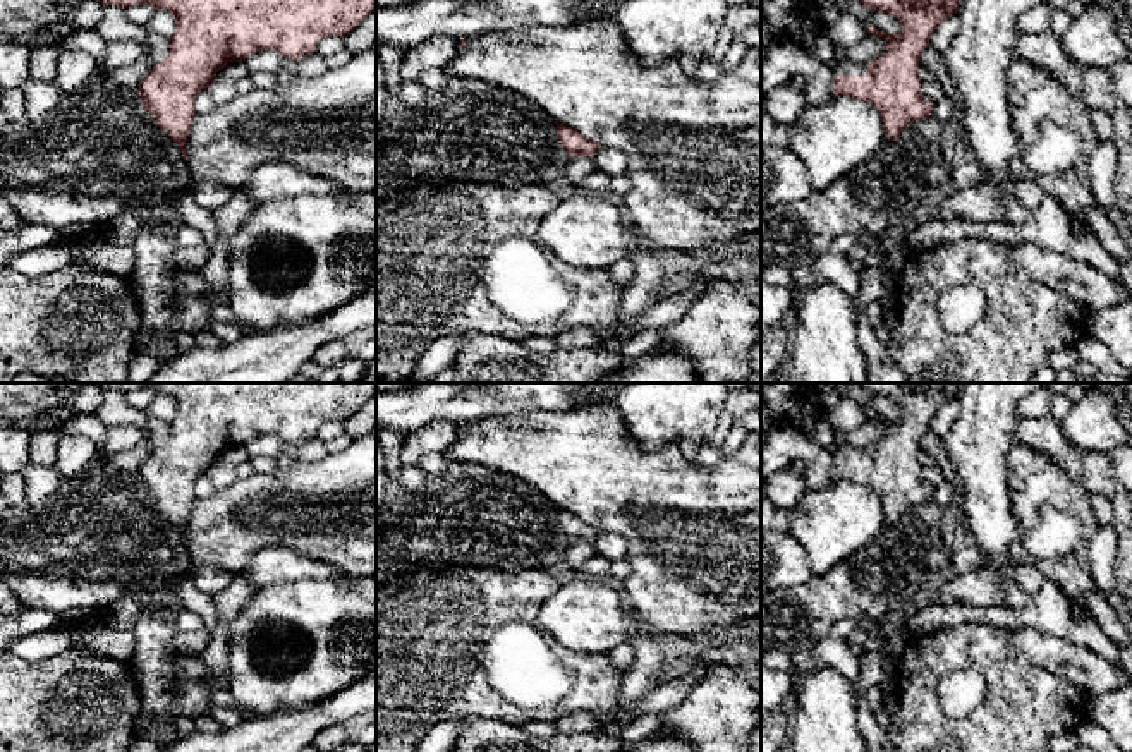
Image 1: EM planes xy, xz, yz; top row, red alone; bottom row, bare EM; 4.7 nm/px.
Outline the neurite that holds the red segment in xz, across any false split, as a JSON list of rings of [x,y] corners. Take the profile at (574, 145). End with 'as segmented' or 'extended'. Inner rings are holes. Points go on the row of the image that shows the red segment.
[[[558,124],[557,134],[558,134],[558,139],[560,139],[569,160],[572,160],[574,156],[593,158],[599,151],[599,146],[596,143],[582,137],[572,127]]]; as segmented

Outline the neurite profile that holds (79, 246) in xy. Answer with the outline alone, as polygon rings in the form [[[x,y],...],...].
[[[108,228],[98,233],[88,233],[84,237],[60,239],[55,244],[69,251],[76,259],[89,254],[94,247],[112,242]]]

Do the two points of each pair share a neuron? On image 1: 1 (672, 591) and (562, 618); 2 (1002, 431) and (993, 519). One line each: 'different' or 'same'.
1: different
2: same

